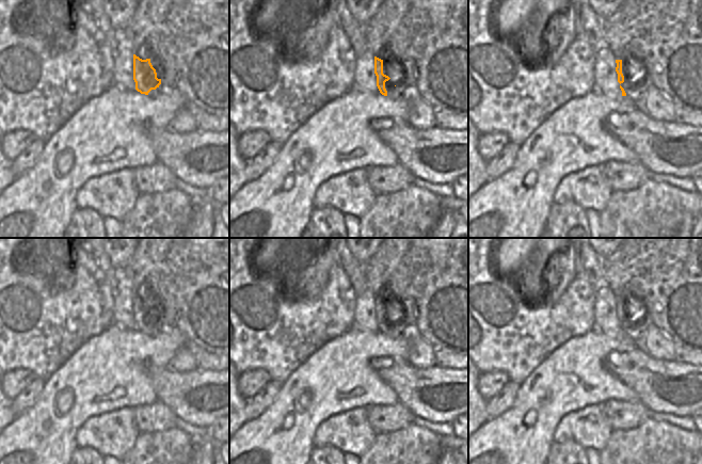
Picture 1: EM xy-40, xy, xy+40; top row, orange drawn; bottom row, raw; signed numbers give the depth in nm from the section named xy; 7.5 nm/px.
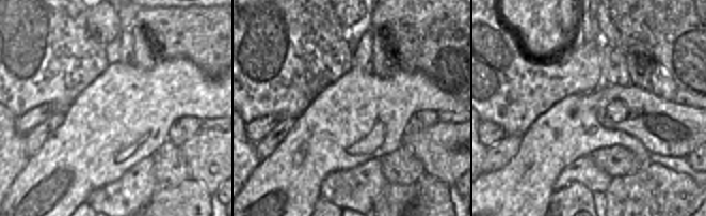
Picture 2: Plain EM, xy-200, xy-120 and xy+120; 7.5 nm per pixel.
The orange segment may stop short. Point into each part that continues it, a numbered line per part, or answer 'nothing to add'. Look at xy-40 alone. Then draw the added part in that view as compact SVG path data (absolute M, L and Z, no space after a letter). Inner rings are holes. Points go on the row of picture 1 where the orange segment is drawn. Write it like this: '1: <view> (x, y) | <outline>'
1: xy-40 (159, 90) | M161 80L161 84L156 90L151 90L148 93L148 96L158 96L162 92L169 92L169 91L163 89L163 81Z

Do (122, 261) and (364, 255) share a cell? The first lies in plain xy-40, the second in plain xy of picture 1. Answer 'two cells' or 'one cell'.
one cell

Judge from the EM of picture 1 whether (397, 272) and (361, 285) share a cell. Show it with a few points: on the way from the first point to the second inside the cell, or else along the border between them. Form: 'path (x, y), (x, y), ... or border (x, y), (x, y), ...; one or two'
border (363, 262), (368, 285); two

